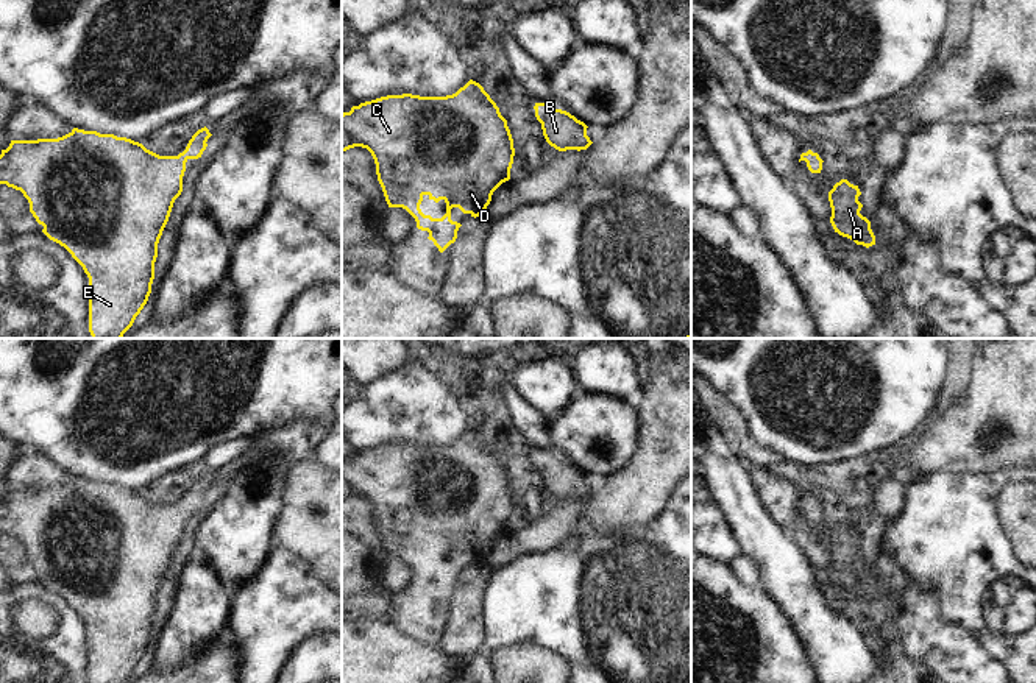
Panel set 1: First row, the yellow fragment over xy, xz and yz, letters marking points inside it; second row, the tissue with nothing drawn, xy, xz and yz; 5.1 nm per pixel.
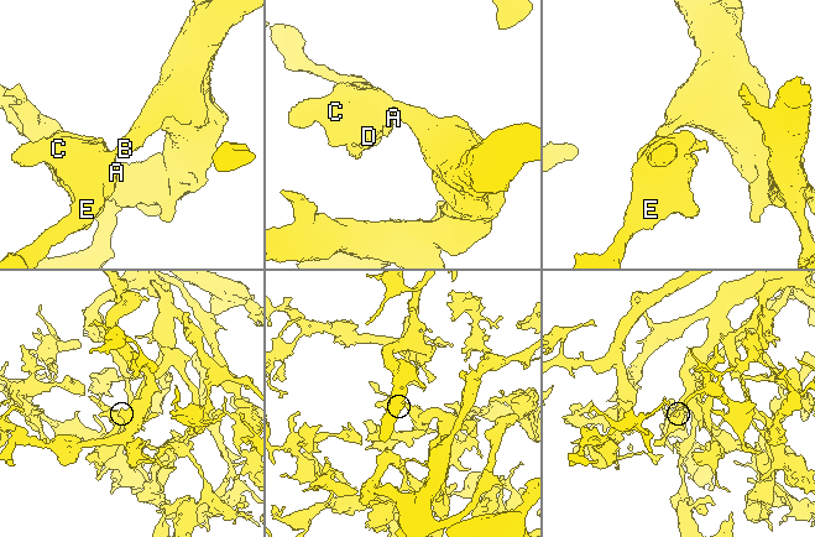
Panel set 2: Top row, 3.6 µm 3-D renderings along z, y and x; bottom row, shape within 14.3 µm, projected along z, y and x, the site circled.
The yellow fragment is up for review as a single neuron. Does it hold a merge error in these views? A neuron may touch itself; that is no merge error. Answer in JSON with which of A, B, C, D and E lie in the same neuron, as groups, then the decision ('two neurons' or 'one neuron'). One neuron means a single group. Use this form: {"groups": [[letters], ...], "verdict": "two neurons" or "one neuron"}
{"groups": [["A", "B", "C", "D", "E"]], "verdict": "one neuron"}

